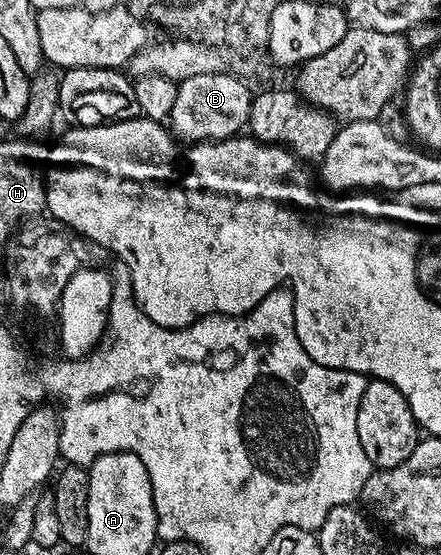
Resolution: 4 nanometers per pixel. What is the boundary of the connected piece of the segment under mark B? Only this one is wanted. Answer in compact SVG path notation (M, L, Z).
M202 73L200 77L187 77L178 83L175 106L167 120L172 134L188 145L240 136L249 122L254 96L245 83L248 82L244 78L223 73Z

